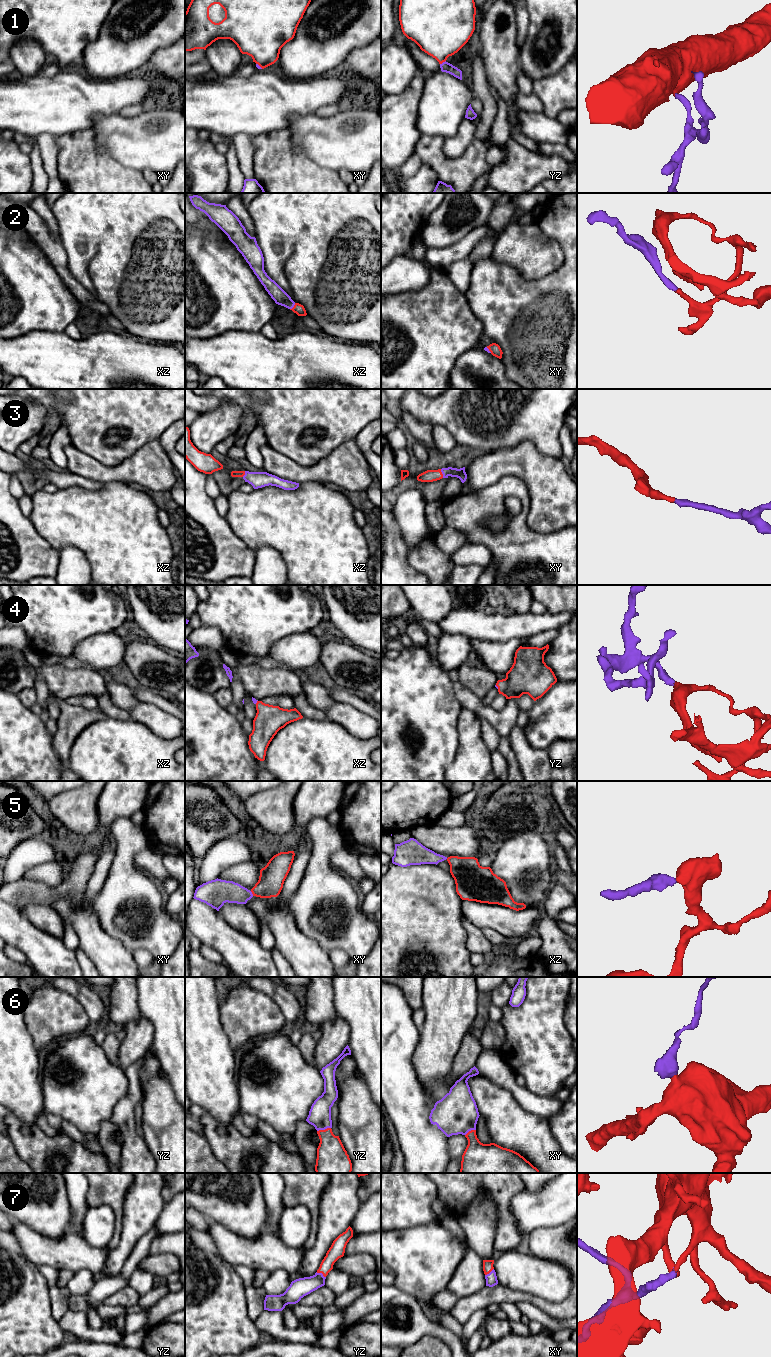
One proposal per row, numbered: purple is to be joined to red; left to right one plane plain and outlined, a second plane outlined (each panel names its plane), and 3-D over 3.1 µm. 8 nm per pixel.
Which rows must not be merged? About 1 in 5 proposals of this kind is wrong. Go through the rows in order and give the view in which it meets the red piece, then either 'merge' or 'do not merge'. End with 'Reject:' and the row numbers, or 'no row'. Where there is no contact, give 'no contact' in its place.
1: yz | merge
2: xz | merge
3: xy | merge
4: yz | merge
5: xy | merge
6: yz | merge
7: yz | merge
Reject: no row

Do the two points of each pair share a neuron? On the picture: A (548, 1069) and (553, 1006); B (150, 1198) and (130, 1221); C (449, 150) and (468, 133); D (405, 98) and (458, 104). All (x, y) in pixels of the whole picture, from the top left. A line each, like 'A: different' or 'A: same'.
A: same
B: same
C: same
D: different

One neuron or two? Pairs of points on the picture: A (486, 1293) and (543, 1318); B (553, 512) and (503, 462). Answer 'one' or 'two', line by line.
A: two
B: one

